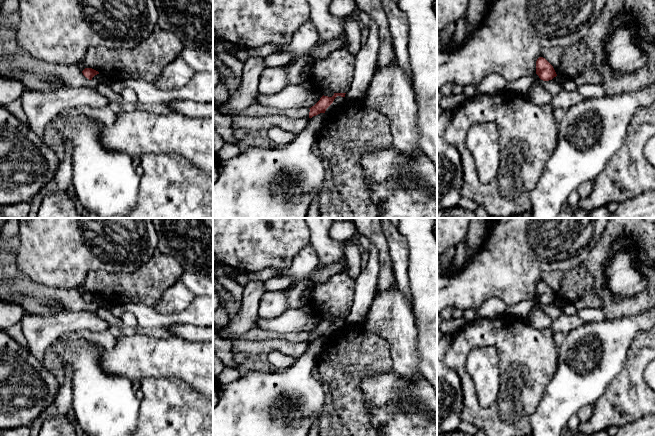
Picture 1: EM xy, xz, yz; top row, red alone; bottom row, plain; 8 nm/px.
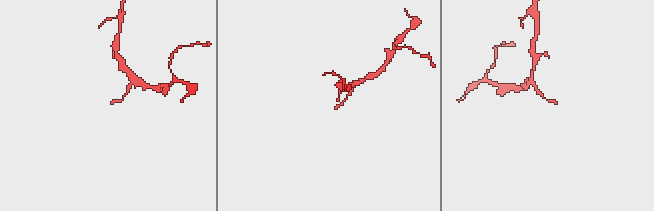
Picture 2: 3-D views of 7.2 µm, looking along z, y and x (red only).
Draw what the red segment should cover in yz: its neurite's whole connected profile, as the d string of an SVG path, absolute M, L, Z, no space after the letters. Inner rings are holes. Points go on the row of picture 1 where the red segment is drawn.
M539 57L536 61L536 74L543 81L552 80L557 76L553 66L543 57Z

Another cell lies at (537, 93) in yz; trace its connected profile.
M541 83L532 85L526 97L533 103L544 106L551 103L553 96L545 89Z

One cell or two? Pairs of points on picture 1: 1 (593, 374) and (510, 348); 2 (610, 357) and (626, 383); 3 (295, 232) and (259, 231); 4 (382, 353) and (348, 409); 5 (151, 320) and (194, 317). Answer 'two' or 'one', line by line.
1: two
2: two
3: one
4: one
5: one

